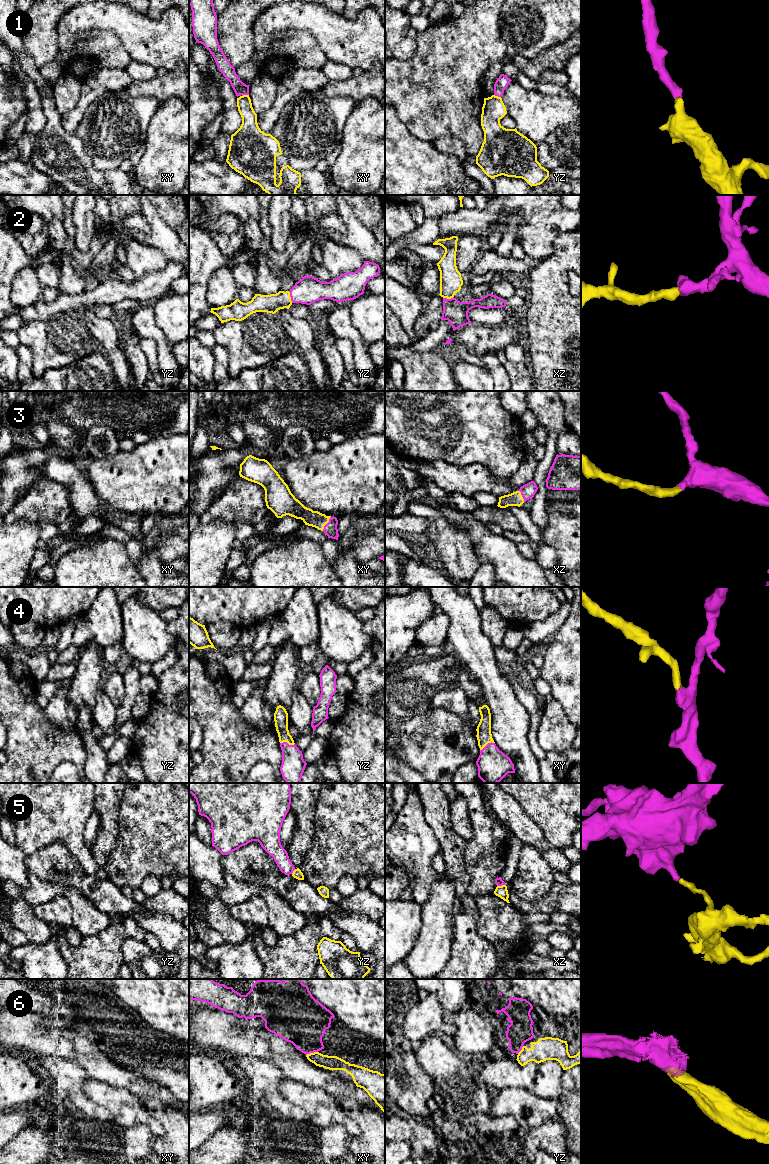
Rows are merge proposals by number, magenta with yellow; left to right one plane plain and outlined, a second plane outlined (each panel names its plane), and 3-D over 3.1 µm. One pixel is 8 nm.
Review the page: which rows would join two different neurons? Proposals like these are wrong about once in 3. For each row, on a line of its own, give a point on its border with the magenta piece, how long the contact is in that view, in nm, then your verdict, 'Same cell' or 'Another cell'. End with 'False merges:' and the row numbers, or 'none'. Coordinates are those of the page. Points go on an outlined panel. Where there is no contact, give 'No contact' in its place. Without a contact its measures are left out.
1: Touches magenta at xy (245, 94). Shared border 60 nm. Same cell
2: Touches magenta at yz (291, 297). Shared border 100 nm. Same cell
3: Touches magenta at xy (327, 523). Shared border 140 nm. Same cell
4: Touches magenta at yz (287, 743). Shared border 120 nm. Same cell
5: Touches magenta at xz (501, 885). Shared border 70 nm. Another cell
6: Touches magenta at xy (311, 1052). Shared border 100 nm. Another cell
False merges: 5, 6

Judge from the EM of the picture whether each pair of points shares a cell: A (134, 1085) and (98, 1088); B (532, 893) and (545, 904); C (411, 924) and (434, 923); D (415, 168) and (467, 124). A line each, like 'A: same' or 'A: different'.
A: different
B: different
C: different
D: different

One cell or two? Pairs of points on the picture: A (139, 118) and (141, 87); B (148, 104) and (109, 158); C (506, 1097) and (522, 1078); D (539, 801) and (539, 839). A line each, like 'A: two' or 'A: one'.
A: two
B: one
C: two
D: two

